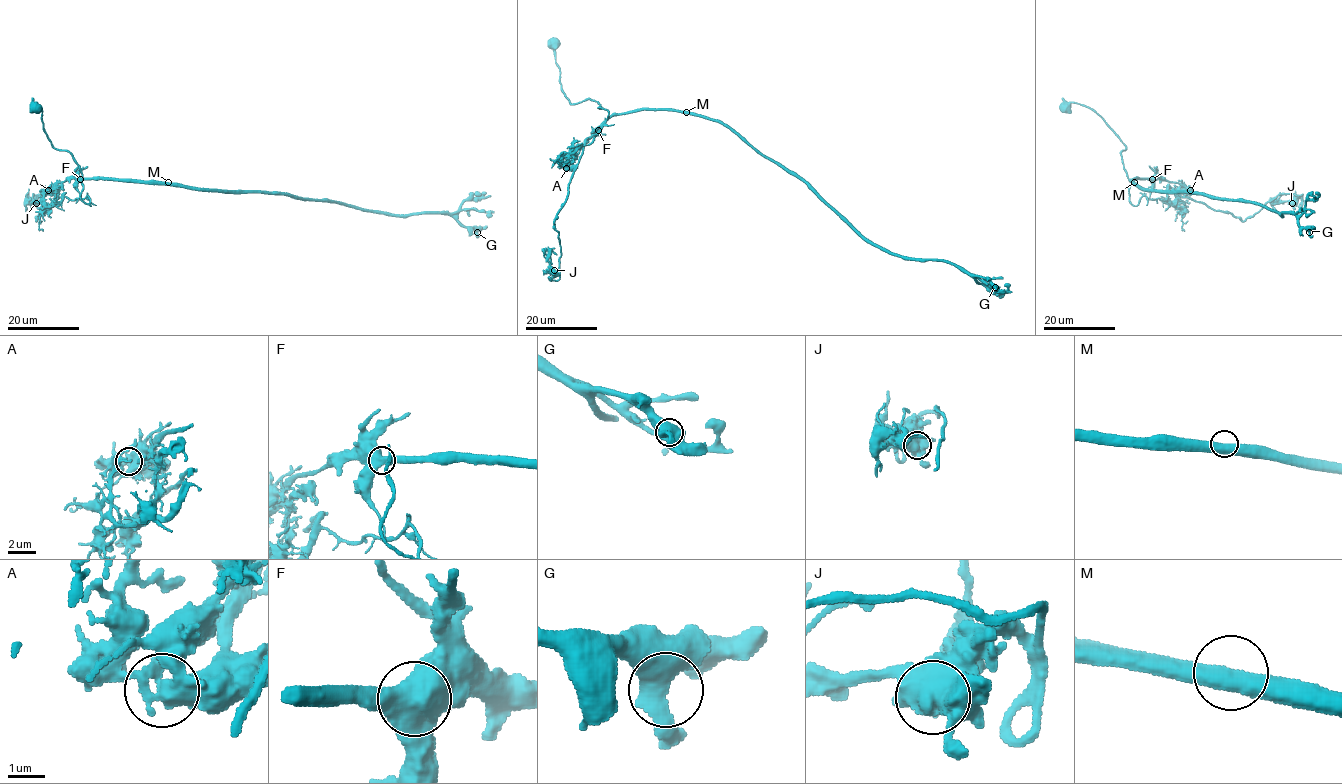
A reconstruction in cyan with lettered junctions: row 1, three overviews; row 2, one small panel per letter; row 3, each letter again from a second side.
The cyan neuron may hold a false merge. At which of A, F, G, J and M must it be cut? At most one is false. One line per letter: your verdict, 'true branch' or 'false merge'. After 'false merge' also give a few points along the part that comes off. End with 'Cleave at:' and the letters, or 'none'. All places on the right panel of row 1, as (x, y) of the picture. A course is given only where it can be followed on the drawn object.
A: false merge; foreign part runs (1190, 190), (1173, 205), (1143, 196), (1134, 206), (1118, 136), (1084, 105), (1060, 110)
F: true branch
G: true branch
J: true branch
M: true branch
Cleave at: A

